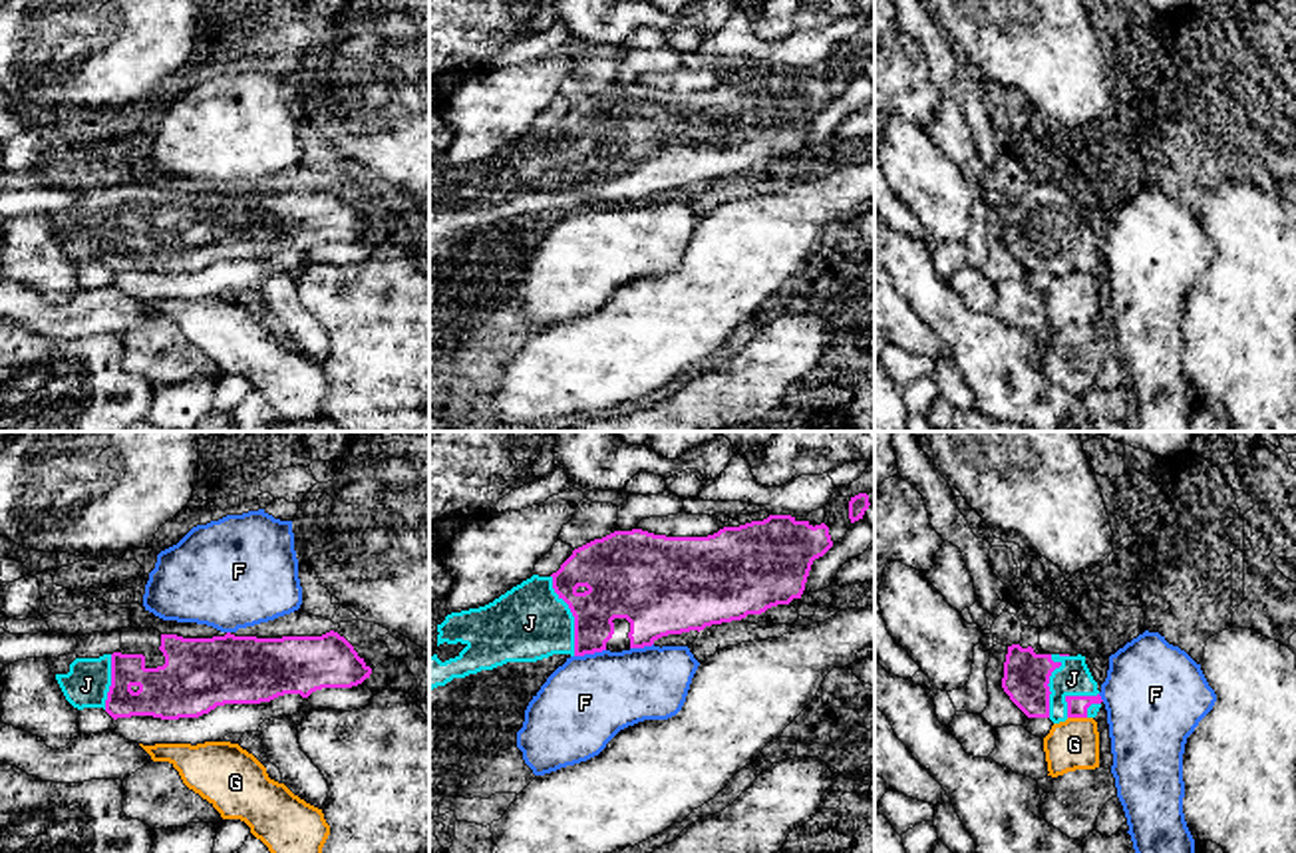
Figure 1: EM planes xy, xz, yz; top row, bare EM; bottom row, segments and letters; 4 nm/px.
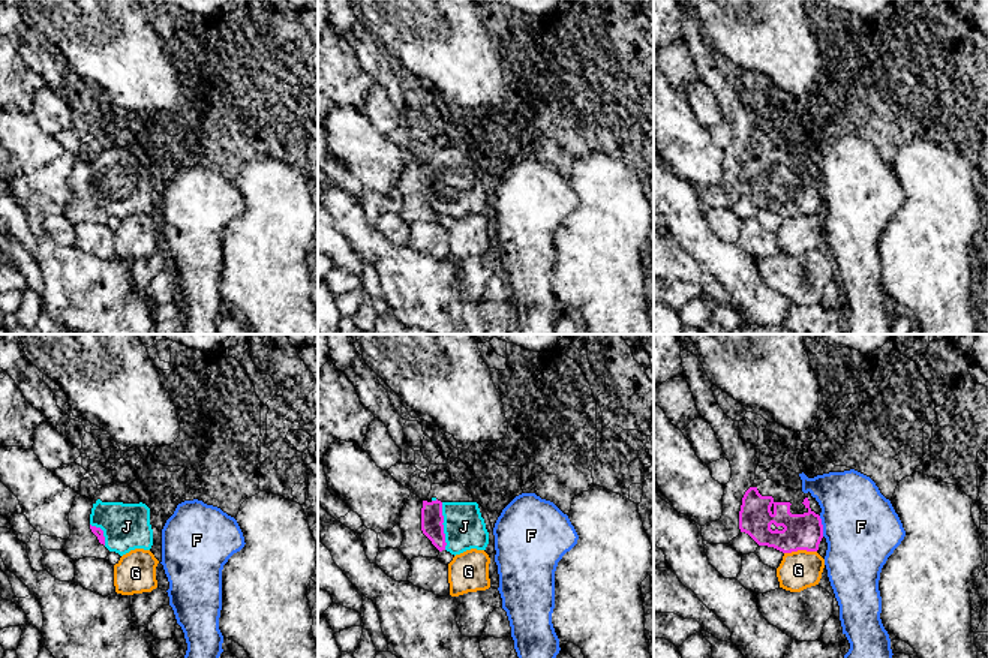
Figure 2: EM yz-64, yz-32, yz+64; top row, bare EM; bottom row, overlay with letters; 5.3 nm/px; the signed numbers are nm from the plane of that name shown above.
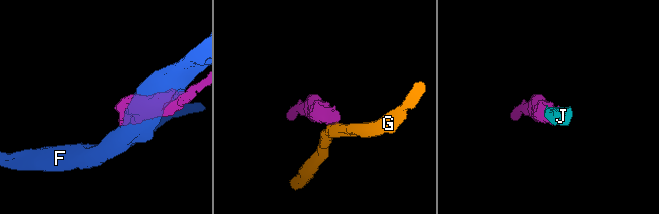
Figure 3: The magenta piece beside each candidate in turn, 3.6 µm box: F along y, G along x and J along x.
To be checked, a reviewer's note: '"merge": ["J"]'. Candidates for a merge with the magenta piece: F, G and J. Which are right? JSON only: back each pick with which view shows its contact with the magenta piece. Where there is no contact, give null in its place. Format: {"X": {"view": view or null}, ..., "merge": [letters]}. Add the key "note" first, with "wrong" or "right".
{"note": "right", "J": {"view": "xz"}, "merge": ["J"]}

